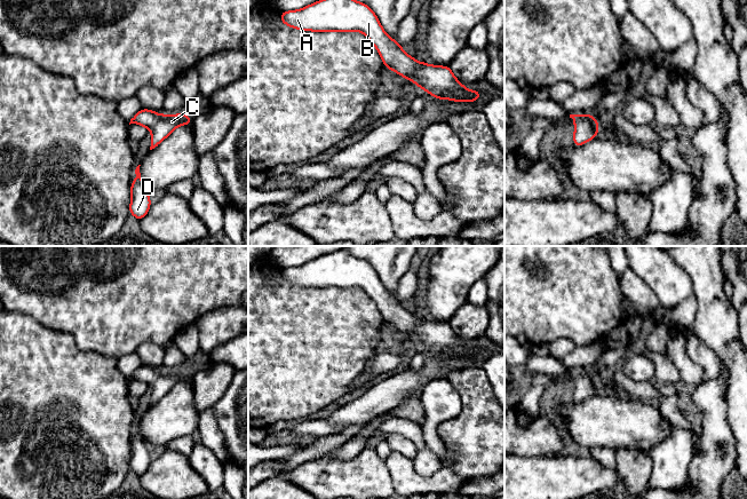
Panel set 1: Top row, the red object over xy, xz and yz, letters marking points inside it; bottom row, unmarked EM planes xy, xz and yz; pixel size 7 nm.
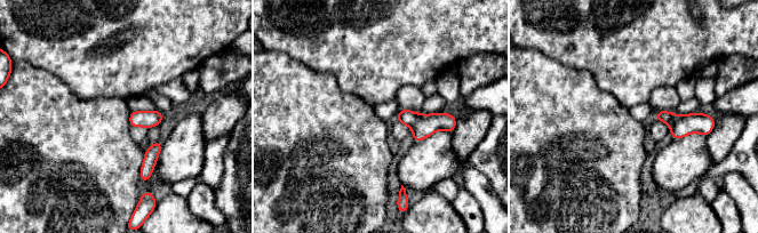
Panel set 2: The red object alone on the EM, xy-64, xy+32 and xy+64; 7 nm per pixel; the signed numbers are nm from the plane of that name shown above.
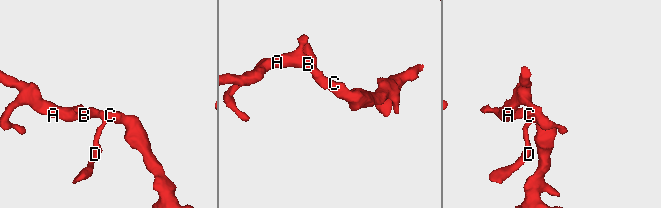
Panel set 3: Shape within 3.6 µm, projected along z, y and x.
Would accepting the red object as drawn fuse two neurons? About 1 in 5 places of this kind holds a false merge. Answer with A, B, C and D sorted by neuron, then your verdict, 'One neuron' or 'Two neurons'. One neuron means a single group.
Groups: A B C D. One neuron

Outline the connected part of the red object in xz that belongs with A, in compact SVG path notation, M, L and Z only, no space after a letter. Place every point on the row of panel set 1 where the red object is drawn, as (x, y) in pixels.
M319 0L300 10L281 11L280 19L302 31L363 32L376 47L388 70L413 80L434 98L476 102L482 96L482 92L468 90L460 84L448 65L429 65L407 55L402 45L384 32L371 7L359 1Z

